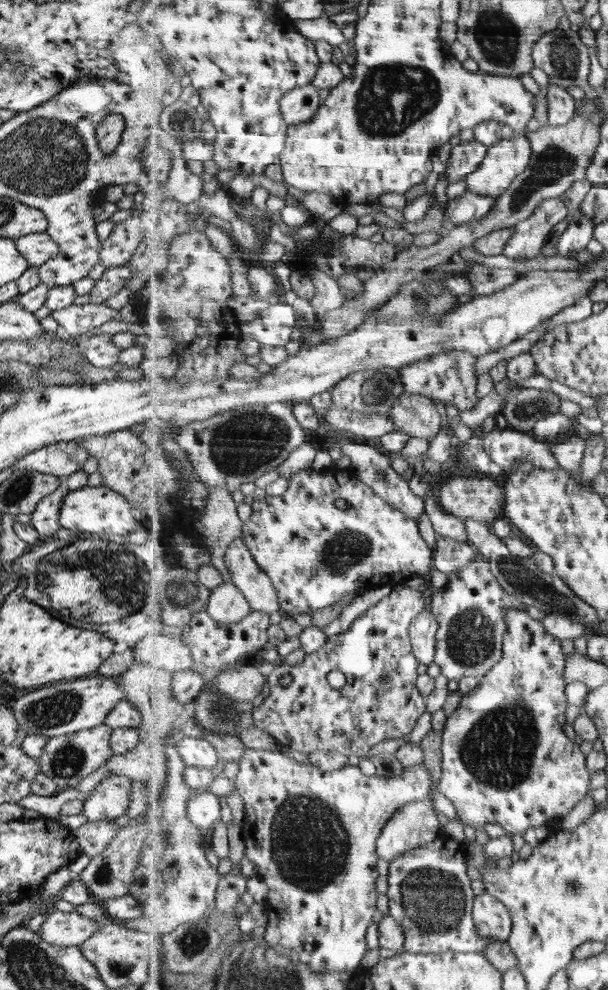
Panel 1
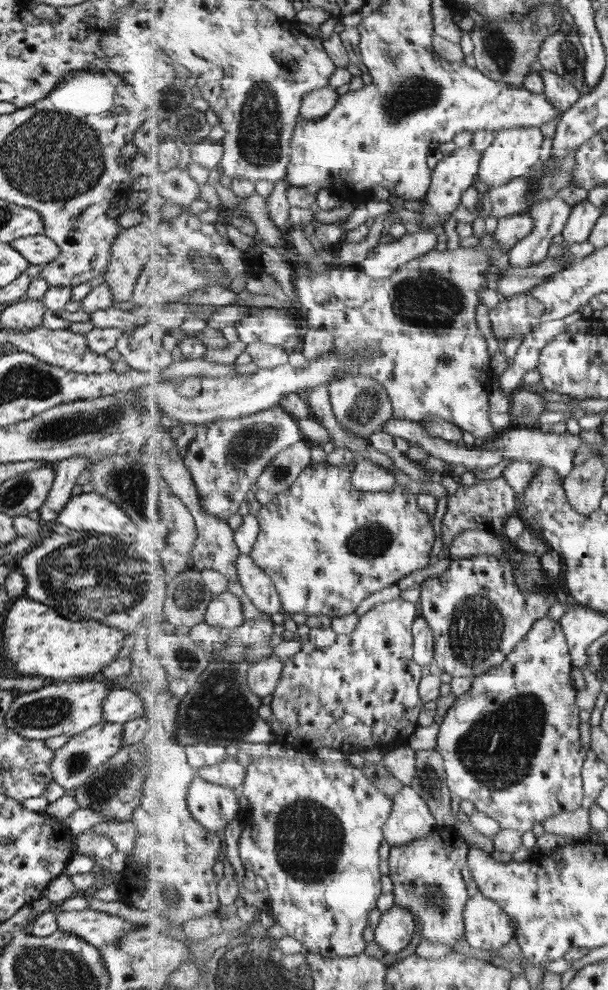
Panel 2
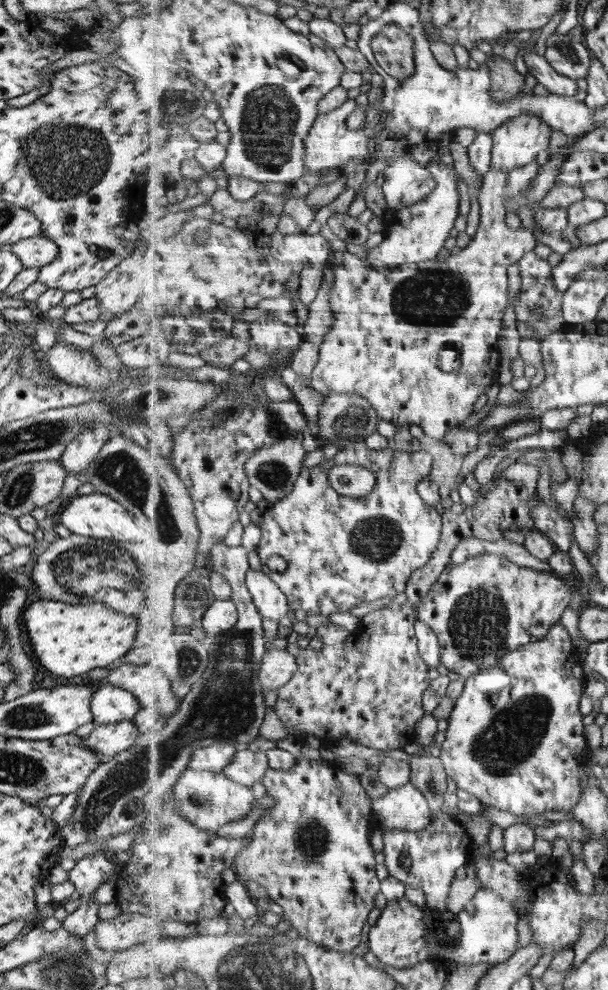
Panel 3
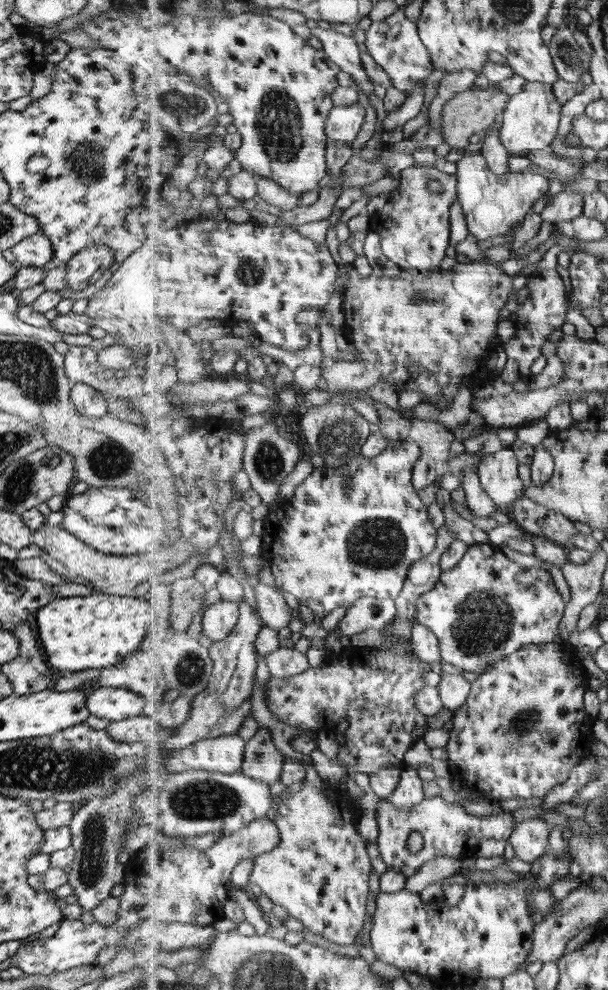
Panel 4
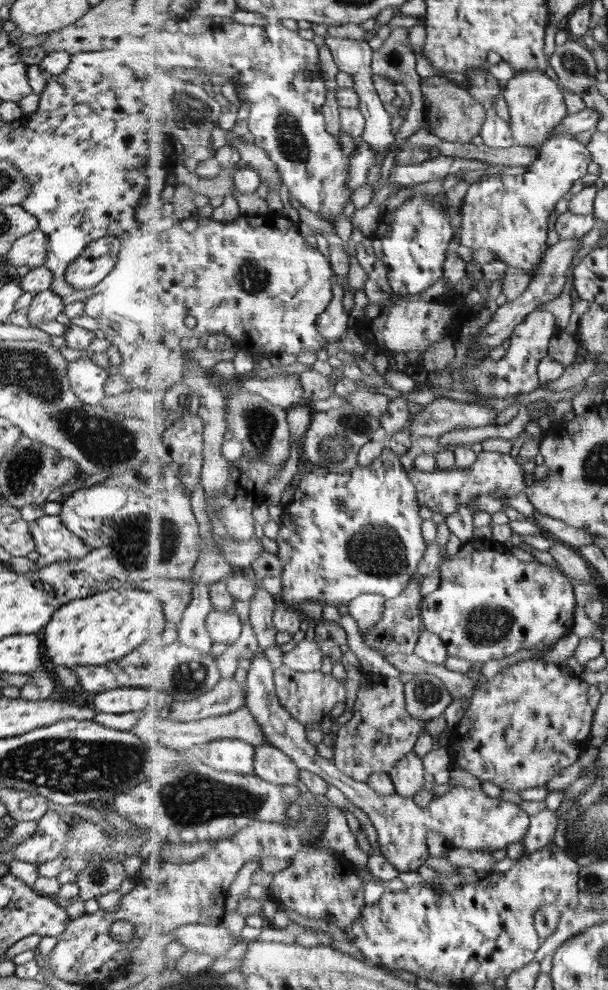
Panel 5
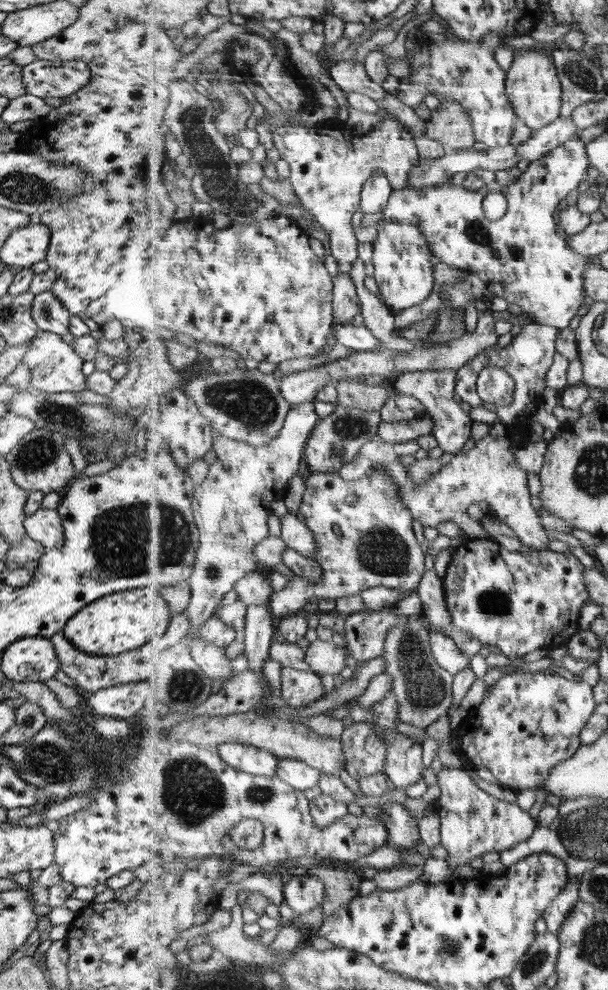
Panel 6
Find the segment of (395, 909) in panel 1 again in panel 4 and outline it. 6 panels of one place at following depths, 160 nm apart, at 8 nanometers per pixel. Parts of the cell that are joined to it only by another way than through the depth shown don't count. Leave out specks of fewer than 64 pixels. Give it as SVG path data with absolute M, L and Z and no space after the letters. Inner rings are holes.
M379 797L376 809L376 821L379 828L376 844L380 857L386 863L388 870L401 872L405 878L417 874L420 866L425 862L441 858L441 856L457 858L463 861L470 855L477 855L482 840L496 838L506 840L513 834L517 823L513 820L513 812L501 810L498 814L485 817L467 814L463 808L463 801L456 804L447 804L443 798L425 798L421 805L413 809L401 809L389 803L389 800ZM411 832L419 832L422 835L423 846L420 851L413 854L409 850L409 836Z

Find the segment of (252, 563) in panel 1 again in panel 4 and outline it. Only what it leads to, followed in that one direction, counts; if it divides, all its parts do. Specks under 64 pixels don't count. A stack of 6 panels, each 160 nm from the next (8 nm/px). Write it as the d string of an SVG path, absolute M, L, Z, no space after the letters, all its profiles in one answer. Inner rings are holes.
M257 581L255 597L260 618L265 625L275 630L289 626L294 610L285 602L285 596L281 594L279 587Z

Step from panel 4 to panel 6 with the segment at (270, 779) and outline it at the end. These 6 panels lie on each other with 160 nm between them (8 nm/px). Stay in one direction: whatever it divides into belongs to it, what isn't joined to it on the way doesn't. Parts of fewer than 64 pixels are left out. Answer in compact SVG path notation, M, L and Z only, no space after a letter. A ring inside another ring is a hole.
M280 758L279 770L277 770L277 777L281 781L288 783L293 788L299 790L309 790L309 788L320 787L319 780L323 774L309 766L309 764L297 760L296 758Z

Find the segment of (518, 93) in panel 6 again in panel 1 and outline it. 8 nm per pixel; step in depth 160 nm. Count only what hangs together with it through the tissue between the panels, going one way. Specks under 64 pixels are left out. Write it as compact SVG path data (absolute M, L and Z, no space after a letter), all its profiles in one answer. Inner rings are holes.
M521 132L488 147L485 160L474 173L468 174L465 178L467 190L481 196L500 197L513 184L513 181L528 169L532 154L532 142Z

